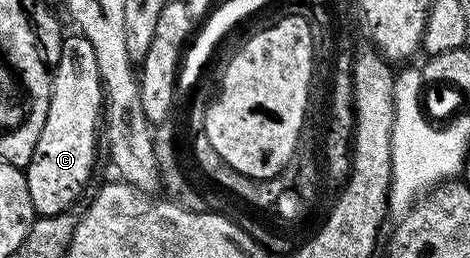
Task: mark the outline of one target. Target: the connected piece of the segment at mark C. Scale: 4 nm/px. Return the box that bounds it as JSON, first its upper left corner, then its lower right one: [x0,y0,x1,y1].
[24,37,105,218]

